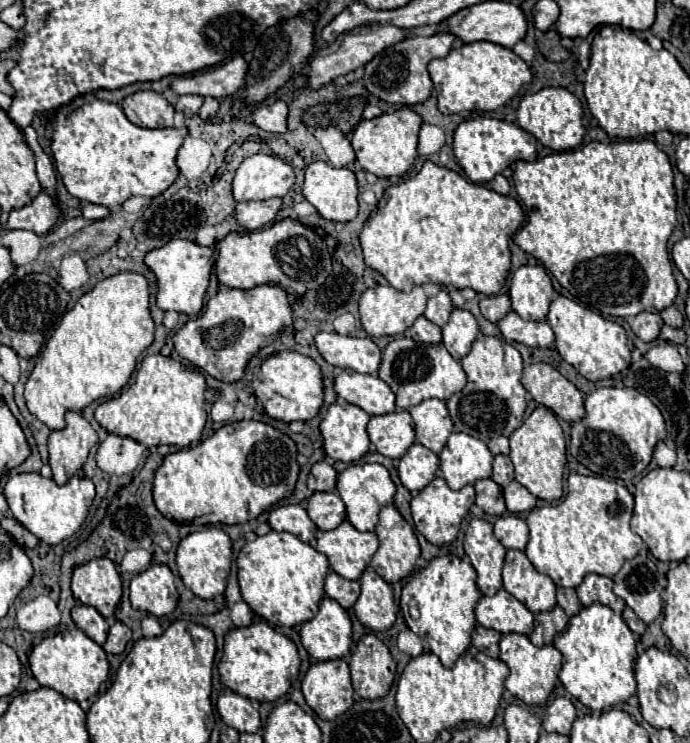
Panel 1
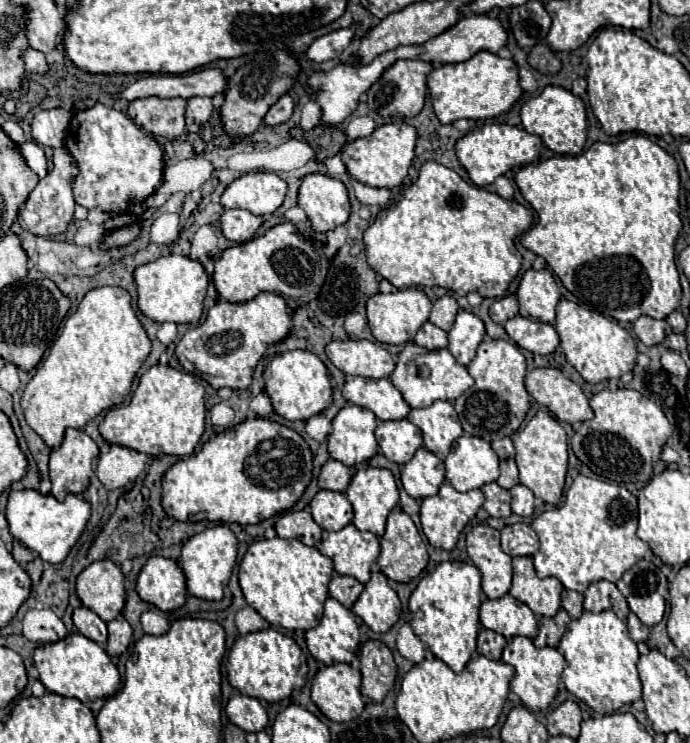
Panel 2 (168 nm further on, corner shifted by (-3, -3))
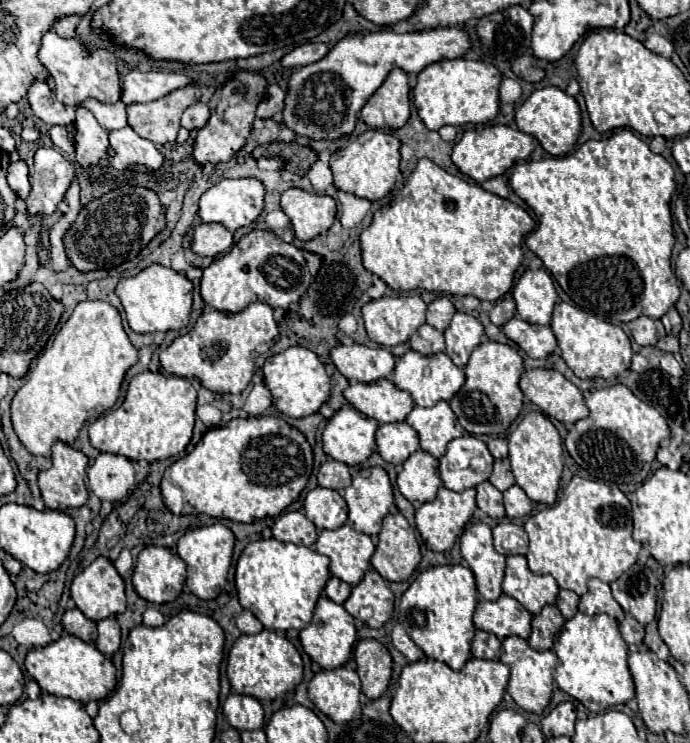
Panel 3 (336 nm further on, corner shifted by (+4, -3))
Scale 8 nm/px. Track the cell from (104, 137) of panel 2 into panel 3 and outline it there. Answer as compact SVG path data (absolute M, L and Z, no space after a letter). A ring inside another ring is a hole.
M77 108L75 118L75 158L81 168L91 174L101 158L107 156L109 132L99 126L95 116L87 108Z

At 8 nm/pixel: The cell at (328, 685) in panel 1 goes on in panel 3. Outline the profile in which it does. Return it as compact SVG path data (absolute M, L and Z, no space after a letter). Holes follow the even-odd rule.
M345 666L321 670L309 682L309 700L333 722L345 724L361 716L361 680Z

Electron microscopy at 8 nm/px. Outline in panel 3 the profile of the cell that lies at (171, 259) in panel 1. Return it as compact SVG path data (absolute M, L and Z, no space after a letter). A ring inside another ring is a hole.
M153 264L145 270L141 270L137 276L123 278L117 284L115 294L119 296L119 300L123 304L129 328L137 334L181 330L189 324L193 284L183 274L177 274L171 268Z

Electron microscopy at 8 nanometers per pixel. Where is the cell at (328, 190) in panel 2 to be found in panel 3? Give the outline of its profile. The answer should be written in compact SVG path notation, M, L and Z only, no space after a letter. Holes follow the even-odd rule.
M289 188L281 194L281 210L287 214L297 240L307 242L329 230L335 222L335 200L325 194L313 194Z

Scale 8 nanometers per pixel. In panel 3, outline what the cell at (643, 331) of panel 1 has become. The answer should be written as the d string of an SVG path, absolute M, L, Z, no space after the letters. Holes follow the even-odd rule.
M639 316L637 320L629 322L627 326L629 326L629 330L631 330L635 342L641 344L641 346L657 344L657 340L665 334L661 320L653 320L653 318L649 318L649 316Z

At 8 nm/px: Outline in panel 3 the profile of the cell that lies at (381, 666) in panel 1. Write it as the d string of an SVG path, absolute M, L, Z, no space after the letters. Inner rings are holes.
M359 640L355 646L355 662L363 694L367 698L379 698L387 690L391 678L389 650L379 640Z

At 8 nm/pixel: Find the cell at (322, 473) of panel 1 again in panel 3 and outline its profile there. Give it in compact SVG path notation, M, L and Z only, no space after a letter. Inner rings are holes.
M327 460L321 468L319 468L319 474L317 474L317 480L319 480L319 486L323 488L331 488L331 490L343 490L351 484L351 472L347 468L345 462L339 462L339 460Z

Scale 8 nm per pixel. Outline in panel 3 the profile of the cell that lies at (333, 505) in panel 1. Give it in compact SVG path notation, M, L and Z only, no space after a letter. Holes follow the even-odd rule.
M317 486L311 490L303 502L307 518L319 530L335 530L345 524L347 520L347 504L339 492Z

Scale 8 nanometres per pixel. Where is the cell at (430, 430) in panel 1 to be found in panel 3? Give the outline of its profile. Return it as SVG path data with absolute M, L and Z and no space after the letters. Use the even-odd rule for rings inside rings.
M445 400L431 408L415 406L407 416L407 424L417 430L421 448L435 458L441 458L447 450L447 444L463 432L463 428L457 426L457 416Z

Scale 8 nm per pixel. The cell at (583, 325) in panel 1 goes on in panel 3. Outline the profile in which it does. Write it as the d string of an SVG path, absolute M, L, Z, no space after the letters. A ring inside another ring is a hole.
M565 302L557 304L553 310L551 328L555 332L557 344L561 348L561 358L579 378L611 378L629 370L631 364L631 342L621 326L609 324L585 310L569 306Z

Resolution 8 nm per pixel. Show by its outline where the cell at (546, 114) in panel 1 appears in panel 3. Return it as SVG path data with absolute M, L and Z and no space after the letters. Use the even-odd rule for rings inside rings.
M539 88L535 90L515 112L515 122L521 132L531 134L551 156L565 156L575 148L577 136L581 132L581 112L575 98L559 88Z

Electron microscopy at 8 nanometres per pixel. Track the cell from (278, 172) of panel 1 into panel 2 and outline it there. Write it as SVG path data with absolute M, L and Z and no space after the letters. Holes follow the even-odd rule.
M250 172L224 190L222 204L224 208L244 208L266 216L282 206L286 190L288 184L276 172Z

